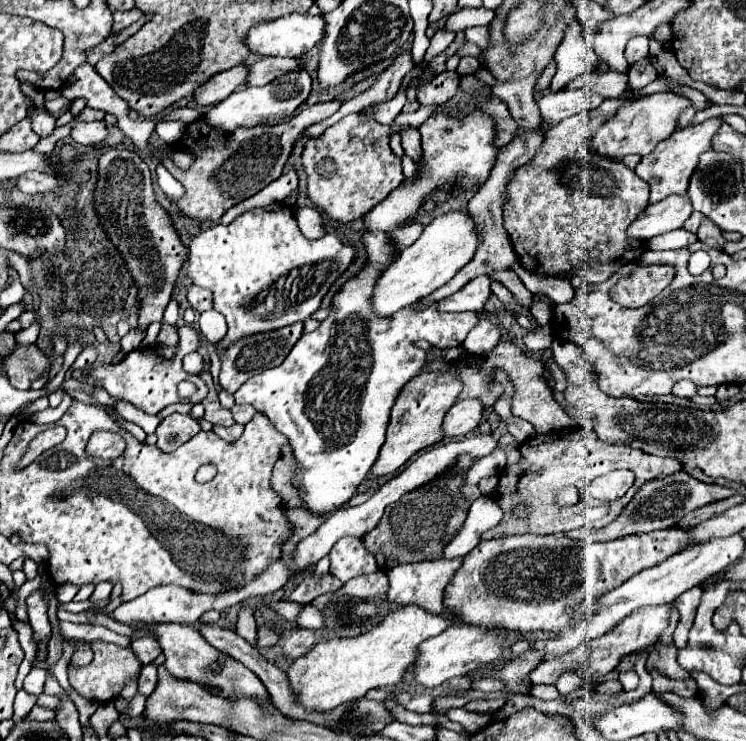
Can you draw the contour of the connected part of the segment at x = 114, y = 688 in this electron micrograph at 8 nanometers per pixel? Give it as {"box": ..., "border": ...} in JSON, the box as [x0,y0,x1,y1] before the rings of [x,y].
{"box":[67,640,141,702],"border":[[[93,640],[91,642],[93,648],[93,660],[87,666],[73,666],[69,664],[67,668],[67,676],[69,676],[69,684],[87,700],[97,700],[97,702],[111,702],[119,696],[123,682],[135,674],[139,674],[141,664],[137,662],[135,654],[131,648],[119,648],[115,644],[103,642],[103,640]]]}

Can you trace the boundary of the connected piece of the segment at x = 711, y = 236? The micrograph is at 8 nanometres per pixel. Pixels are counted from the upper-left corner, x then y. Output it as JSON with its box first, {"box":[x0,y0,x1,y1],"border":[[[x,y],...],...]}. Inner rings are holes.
{"box":[697,218,725,248],"border":[[[707,218],[701,220],[701,226],[697,230],[697,238],[701,242],[709,242],[709,246],[717,246],[717,248],[723,248],[725,240],[721,238],[721,232],[717,230],[717,226],[713,226],[713,222],[709,222]]]}

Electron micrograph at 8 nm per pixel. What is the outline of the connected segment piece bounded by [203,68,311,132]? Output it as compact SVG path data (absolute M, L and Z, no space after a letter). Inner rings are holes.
M299 68L299 70L285 72L281 78L275 78L273 82L261 88L243 88L233 92L227 100L213 106L203 118L225 132L233 132L235 128L241 126L251 128L257 124L277 124L291 118L297 112L297 108L307 100L309 92L311 92L311 76L305 68Z

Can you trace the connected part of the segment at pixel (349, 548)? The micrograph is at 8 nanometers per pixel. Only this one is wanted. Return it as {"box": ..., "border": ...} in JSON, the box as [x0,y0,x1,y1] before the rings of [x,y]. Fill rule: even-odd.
{"box":[329,538,379,582],"border":[[[341,538],[341,542],[333,546],[329,560],[331,574],[337,576],[341,582],[379,570],[375,556],[369,550],[365,550],[363,540],[359,538]]]}

